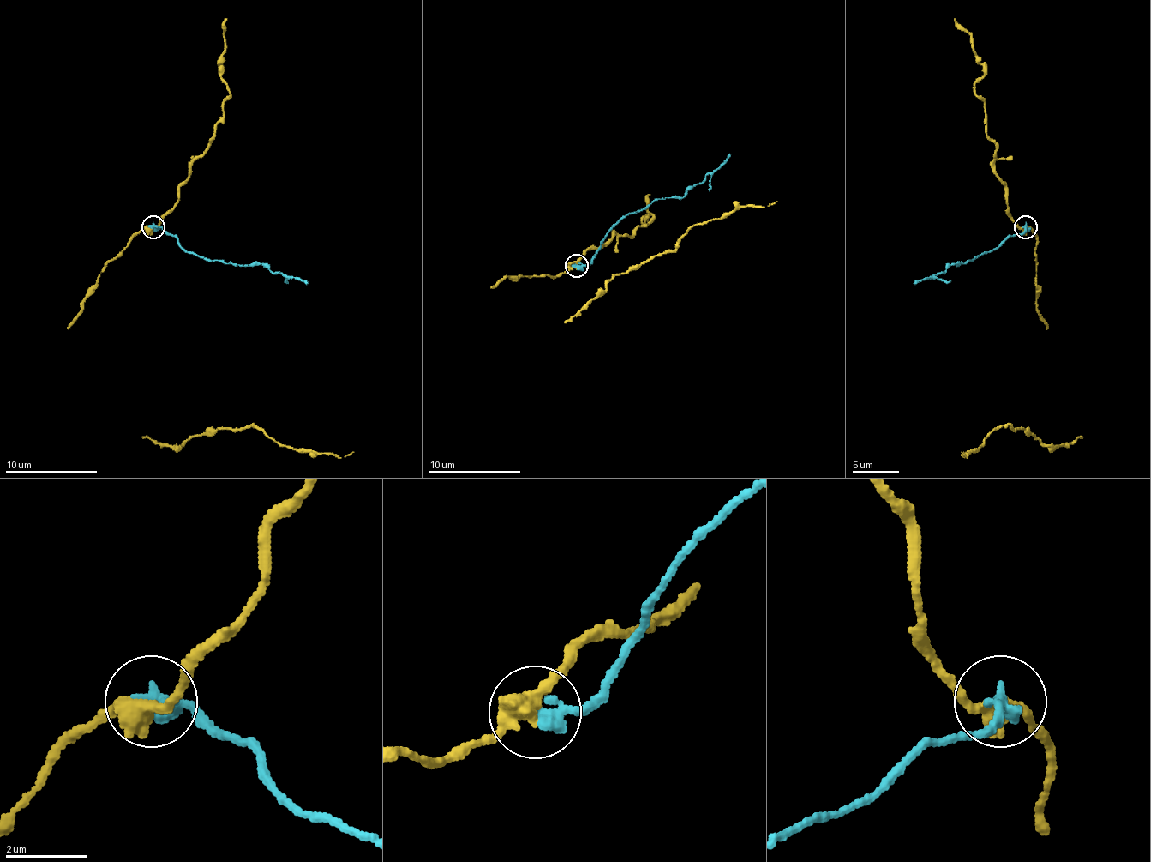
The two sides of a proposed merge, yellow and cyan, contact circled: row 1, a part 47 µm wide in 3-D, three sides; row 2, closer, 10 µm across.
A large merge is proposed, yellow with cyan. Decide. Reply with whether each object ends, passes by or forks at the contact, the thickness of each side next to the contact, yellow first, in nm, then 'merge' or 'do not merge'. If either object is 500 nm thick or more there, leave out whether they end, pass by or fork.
yellow passes by; cyan ends; calibres 440 and 400 nm; do not merge

